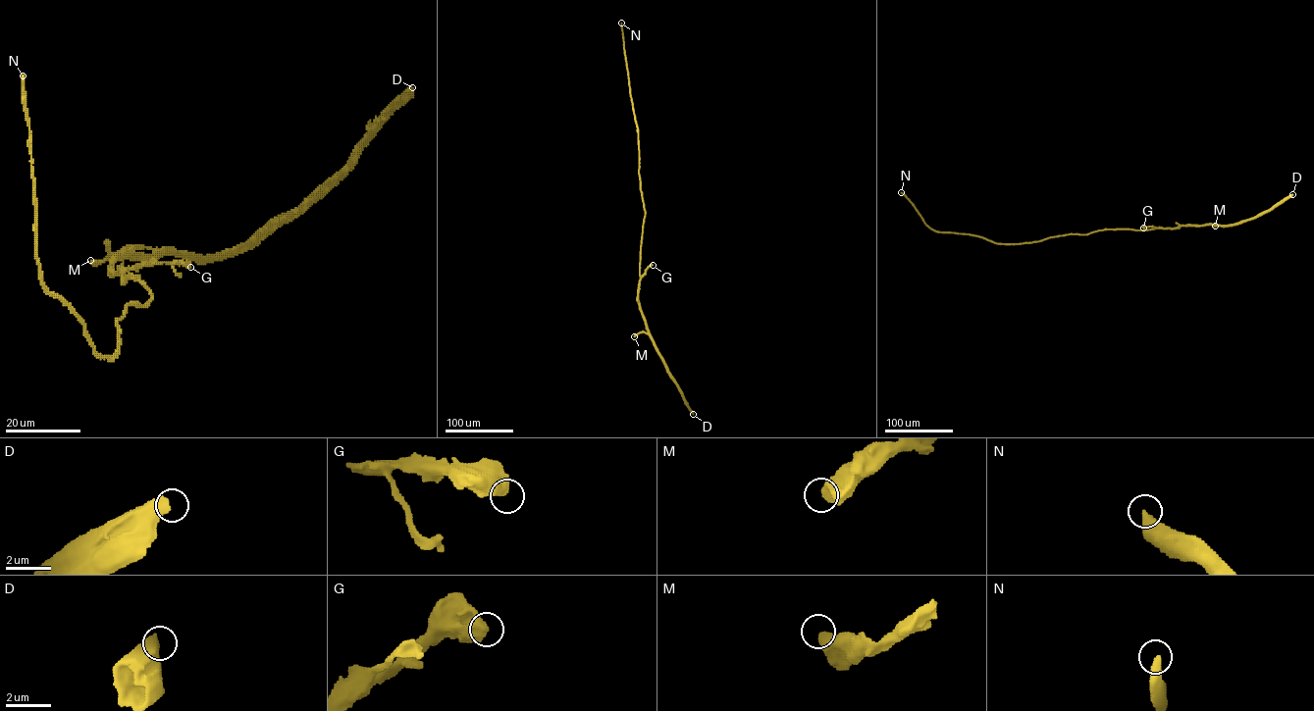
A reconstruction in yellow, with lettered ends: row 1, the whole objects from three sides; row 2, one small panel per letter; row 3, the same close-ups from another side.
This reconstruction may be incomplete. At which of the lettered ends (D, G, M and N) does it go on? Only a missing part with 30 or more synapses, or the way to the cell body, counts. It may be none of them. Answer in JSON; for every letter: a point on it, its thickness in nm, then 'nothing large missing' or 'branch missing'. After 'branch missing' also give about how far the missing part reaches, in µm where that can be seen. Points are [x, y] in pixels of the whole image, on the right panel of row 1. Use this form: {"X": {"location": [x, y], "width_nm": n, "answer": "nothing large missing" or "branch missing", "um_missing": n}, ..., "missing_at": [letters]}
{"D": {"location": [1292, 194], "width_nm": 480, "answer": "nothing large missing"}, "G": {"location": [1143, 228], "width_nm": 650, "answer": "nothing large missing"}, "M": {"location": [1215, 226], "width_nm": 500, "answer": "nothing large missing"}, "N": {"location": [901, 192], "width_nm": 420, "answer": "branch missing", "um_missing": 70}, "missing_at": ["N"]}

